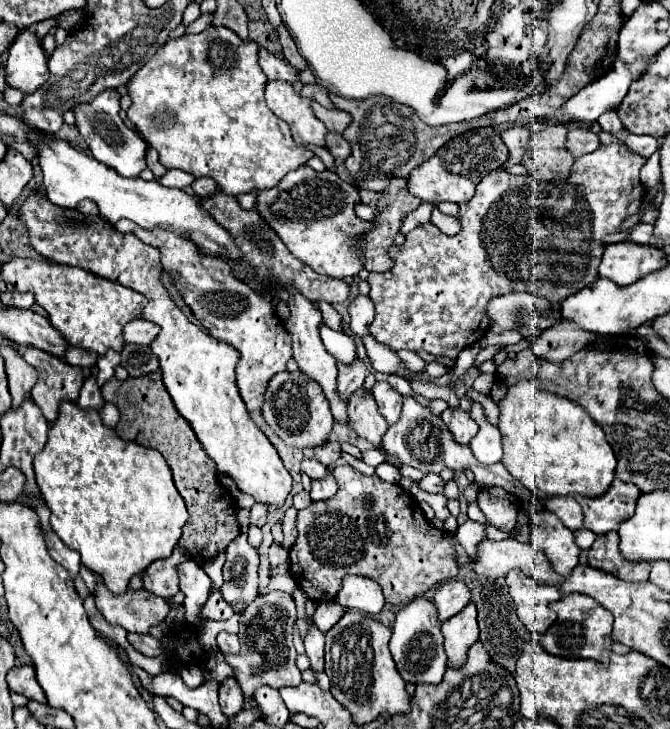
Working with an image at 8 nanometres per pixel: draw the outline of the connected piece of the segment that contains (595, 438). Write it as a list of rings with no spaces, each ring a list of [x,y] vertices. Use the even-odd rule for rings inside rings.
[[[529,380],[509,388],[499,404],[499,430],[503,436],[503,466],[533,492],[549,496],[581,494],[599,498],[615,480],[615,454],[599,424],[575,402],[537,390]]]

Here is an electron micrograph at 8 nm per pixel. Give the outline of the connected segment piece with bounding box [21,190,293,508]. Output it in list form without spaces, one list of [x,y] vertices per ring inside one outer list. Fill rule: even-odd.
[[[39,190],[31,192],[31,196],[25,200],[21,208],[21,220],[29,230],[33,248],[45,258],[57,264],[83,268],[95,276],[119,282],[121,286],[129,286],[149,300],[143,308],[143,318],[161,326],[159,336],[151,342],[151,350],[161,362],[163,382],[177,412],[189,422],[205,454],[215,462],[217,472],[229,476],[239,486],[239,490],[251,494],[255,502],[281,508],[293,488],[293,480],[285,470],[277,450],[249,418],[247,408],[243,408],[243,400],[235,388],[235,364],[239,352],[235,352],[235,348],[231,348],[227,342],[215,340],[197,328],[173,304],[167,290],[159,282],[163,272],[159,250],[143,244],[133,234],[117,232],[100,216],[82,219],[72,213],[71,209],[64,209],[63,212],[45,200]]]

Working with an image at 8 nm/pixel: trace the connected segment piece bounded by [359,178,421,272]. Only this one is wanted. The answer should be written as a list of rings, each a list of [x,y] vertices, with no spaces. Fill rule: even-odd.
[[[391,178],[389,186],[381,192],[381,196],[383,198],[379,198],[375,204],[375,210],[377,210],[377,216],[373,220],[375,226],[363,236],[365,244],[363,244],[363,248],[359,248],[363,266],[365,266],[365,270],[371,270],[371,272],[385,272],[387,268],[391,268],[391,258],[387,256],[387,248],[393,244],[393,238],[399,232],[405,216],[421,204],[419,198],[415,198],[407,192],[407,180],[405,178]]]

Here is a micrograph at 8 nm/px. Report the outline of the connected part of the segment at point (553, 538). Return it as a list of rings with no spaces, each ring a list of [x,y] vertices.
[[[545,512],[541,524],[531,532],[531,544],[539,546],[543,554],[549,558],[553,570],[563,578],[571,574],[571,570],[579,564],[581,550],[577,548],[573,534],[569,528],[559,522],[559,518],[551,512]]]

